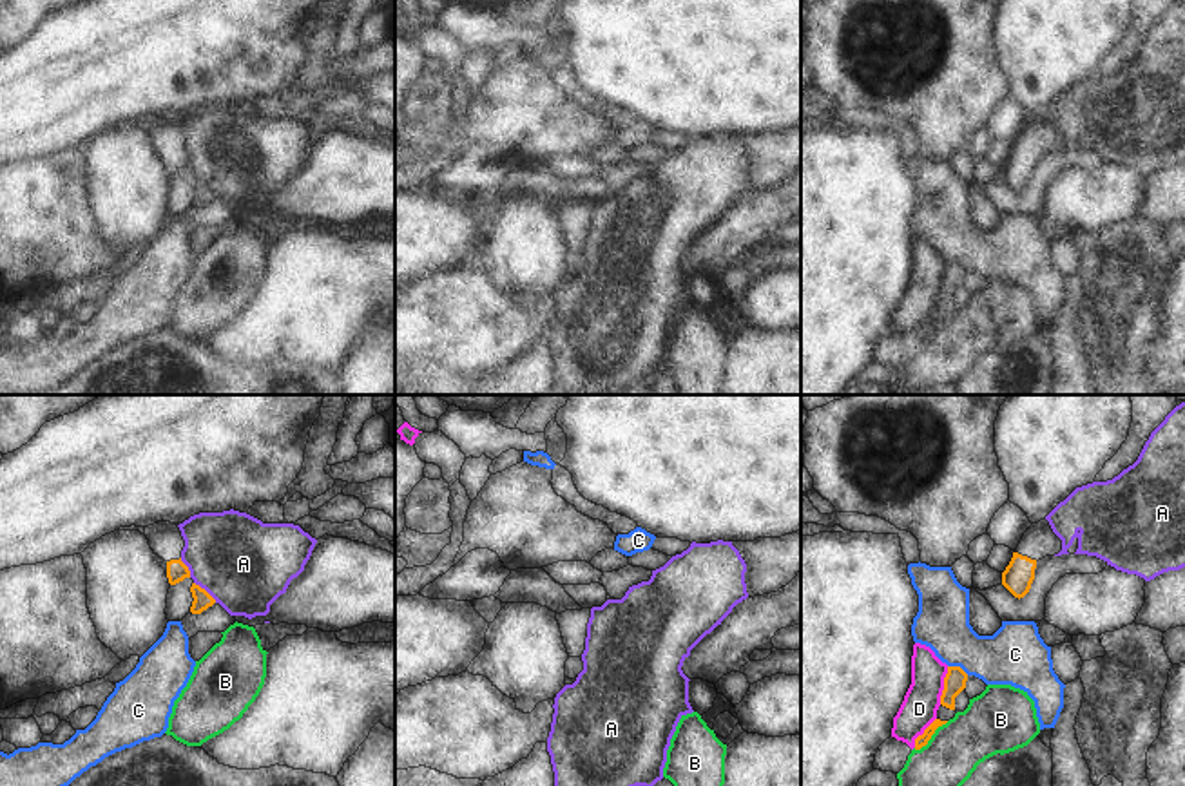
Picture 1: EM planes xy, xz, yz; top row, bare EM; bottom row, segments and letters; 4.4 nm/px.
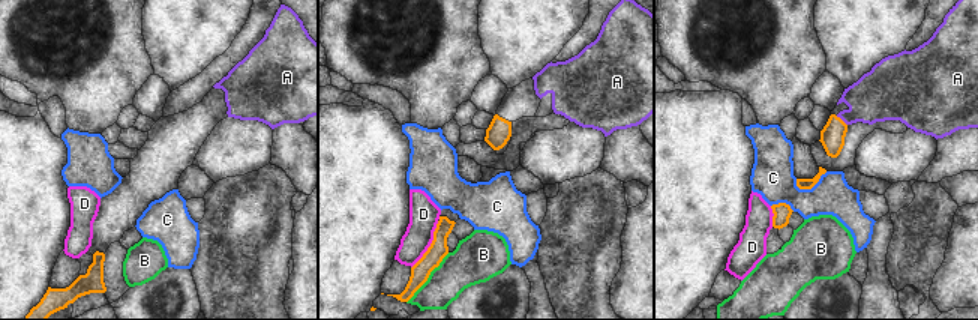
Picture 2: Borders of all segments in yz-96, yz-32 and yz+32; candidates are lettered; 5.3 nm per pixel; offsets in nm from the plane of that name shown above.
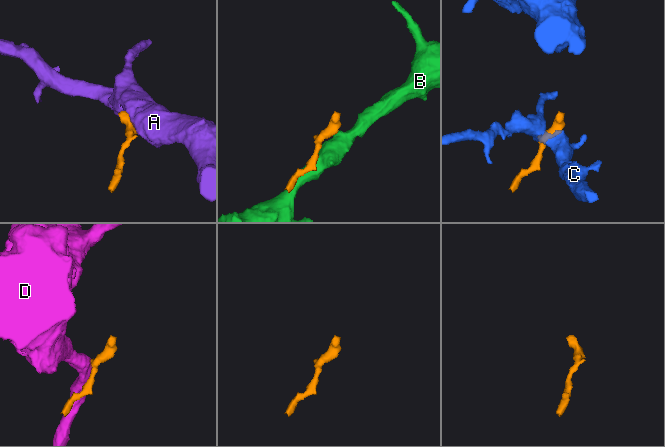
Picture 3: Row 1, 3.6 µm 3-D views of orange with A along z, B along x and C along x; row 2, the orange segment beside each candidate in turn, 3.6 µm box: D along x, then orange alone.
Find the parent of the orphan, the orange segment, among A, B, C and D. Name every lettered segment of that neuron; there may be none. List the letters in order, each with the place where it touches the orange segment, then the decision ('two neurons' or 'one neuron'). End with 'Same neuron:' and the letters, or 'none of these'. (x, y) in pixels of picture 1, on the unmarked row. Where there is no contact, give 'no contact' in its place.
A: meets orange in xy at (205, 185); two neurons
B: meets orange in yz at (930, 332); two neurons
C: meets orange in yz at (959, 261); two neurons
D: meets orange in yz at (944, 279); two neurons
Same neuron: none of these

